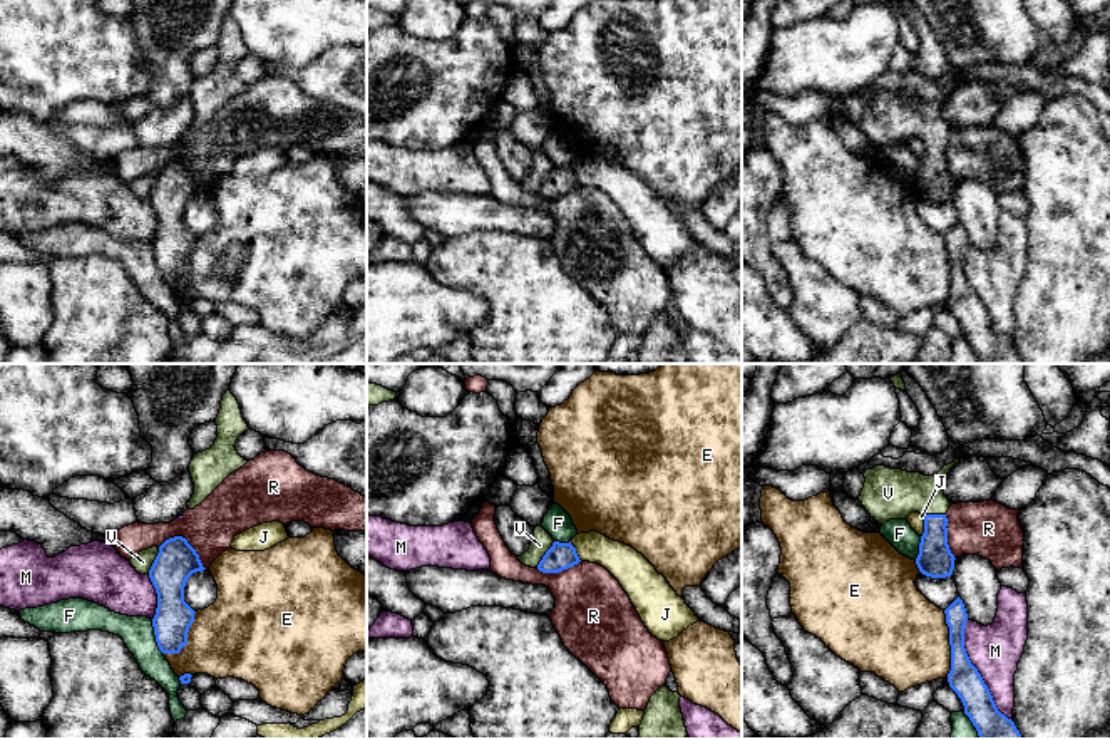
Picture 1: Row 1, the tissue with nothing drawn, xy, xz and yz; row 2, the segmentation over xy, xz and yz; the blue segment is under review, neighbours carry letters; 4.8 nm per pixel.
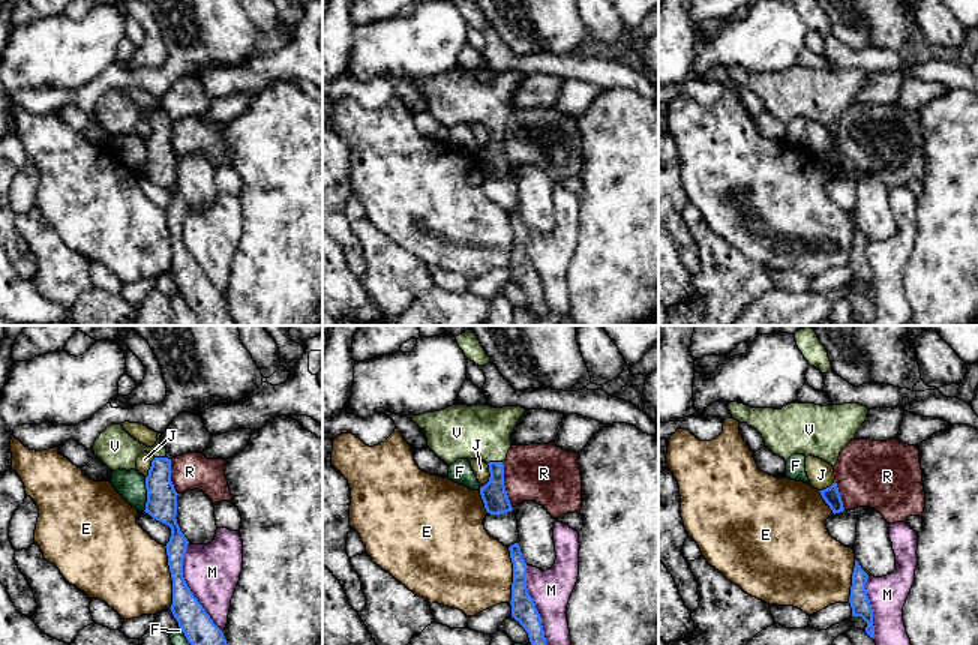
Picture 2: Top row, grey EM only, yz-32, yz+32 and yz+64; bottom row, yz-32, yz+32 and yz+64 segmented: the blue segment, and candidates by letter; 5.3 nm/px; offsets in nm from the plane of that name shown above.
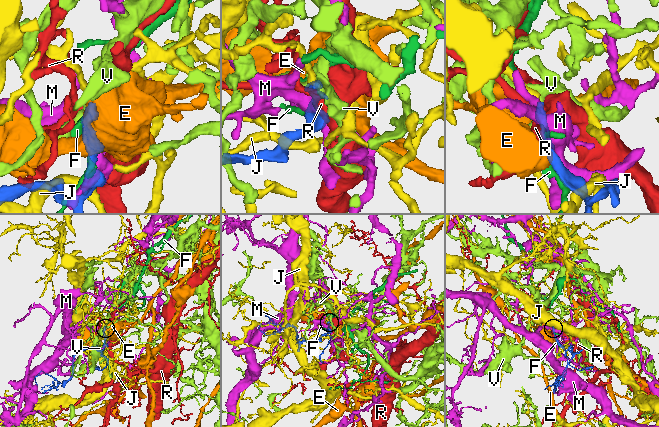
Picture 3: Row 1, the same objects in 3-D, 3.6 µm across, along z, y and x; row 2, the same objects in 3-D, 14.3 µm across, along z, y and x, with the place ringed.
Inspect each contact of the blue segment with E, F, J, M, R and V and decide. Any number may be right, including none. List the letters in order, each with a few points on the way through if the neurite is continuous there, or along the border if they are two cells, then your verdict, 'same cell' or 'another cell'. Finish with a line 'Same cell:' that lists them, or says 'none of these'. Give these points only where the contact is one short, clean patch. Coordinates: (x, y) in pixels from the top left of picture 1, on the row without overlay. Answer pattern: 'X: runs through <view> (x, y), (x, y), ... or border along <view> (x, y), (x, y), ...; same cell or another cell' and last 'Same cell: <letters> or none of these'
E: another cell
F: another cell
J: border along yz (924, 139), (924, 156), (921, 161); another cell
M: another cell
R: border along xy (158, 171), (169, 163), (183, 161), (206, 193); another cell
V: runs through xy (176, 185), (154, 186), (143, 186); same cell
Same cell: V

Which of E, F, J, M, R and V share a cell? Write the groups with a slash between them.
E / F / J / M / R / V

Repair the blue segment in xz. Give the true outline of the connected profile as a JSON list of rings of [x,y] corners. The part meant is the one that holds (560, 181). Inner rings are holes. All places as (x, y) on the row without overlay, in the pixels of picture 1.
[[[541,149],[534,152],[529,174],[517,181],[517,184],[522,189],[537,193],[542,198],[559,198],[581,186],[571,166],[554,166]]]

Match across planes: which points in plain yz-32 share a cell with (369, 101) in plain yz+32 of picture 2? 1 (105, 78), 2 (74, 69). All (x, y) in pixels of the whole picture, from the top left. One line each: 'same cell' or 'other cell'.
1: same cell
2: other cell

